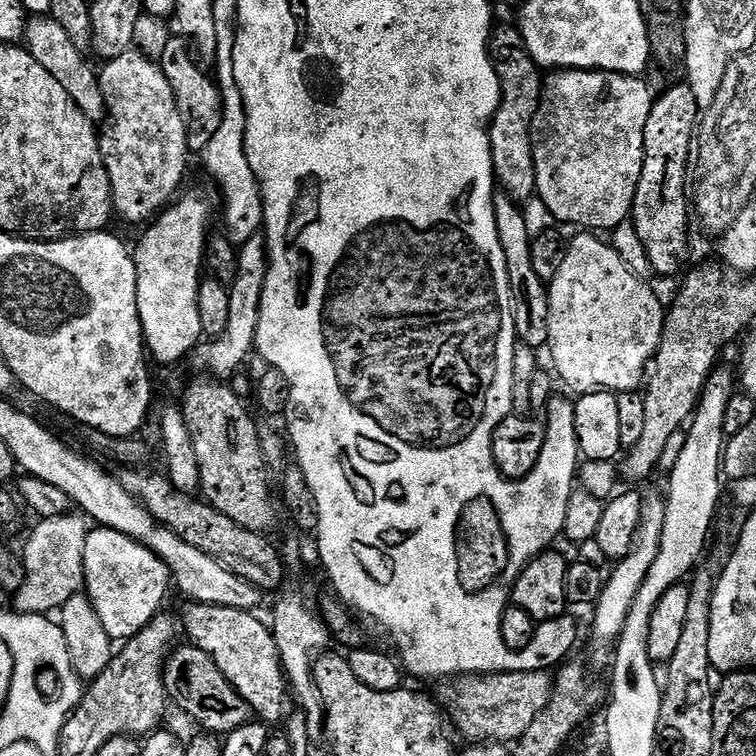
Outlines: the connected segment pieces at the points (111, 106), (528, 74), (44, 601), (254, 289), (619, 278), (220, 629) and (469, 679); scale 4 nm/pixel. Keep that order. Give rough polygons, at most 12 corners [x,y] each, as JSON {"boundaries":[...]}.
{"boundaries":[[[157,61],[98,75],[117,217],[148,222],[181,191],[188,128]],[[493,27],[500,105],[488,126],[503,195],[536,196],[542,69],[519,27]],[[76,512],[36,522],[22,551],[17,615],[83,591],[90,531]],[[263,235],[239,245],[230,322],[195,349],[212,378],[253,355],[268,273]],[[596,234],[547,285],[555,375],[637,391],[666,304]],[[189,603],[182,628],[264,724],[294,711],[271,627]],[[548,672],[473,674],[438,700],[468,742],[515,742],[552,698]]]}

